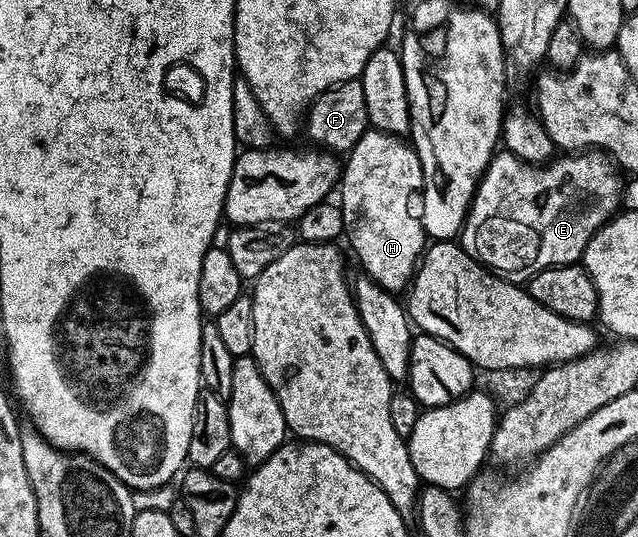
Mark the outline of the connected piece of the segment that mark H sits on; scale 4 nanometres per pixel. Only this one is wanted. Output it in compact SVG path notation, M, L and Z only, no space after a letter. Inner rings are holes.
M370 127L344 158L339 178L339 193L341 189L339 204L343 211L344 240L349 240L364 276L375 279L379 287L394 295L404 294L408 290L421 255L427 248L425 224L421 221L423 219L421 190L424 188L423 167L417 150L408 140L399 138L394 133L384 133L382 129Z

